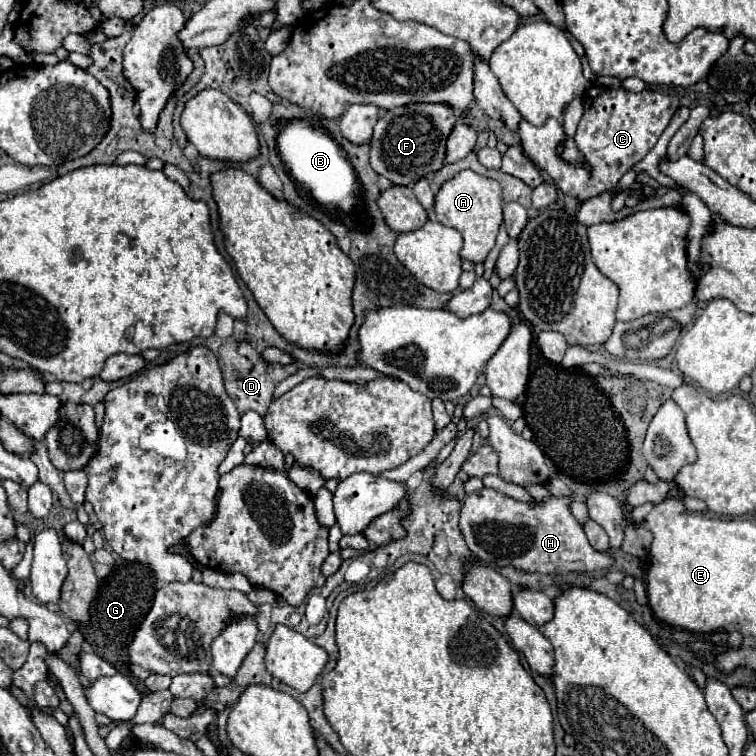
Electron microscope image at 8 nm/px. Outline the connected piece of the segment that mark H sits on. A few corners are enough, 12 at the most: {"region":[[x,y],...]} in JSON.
{"region":[[466,495],[460,529],[484,563],[570,573],[614,565],[568,497]]}

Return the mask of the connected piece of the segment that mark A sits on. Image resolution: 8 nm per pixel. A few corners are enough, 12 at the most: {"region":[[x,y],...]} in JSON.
{"region":[[460,171],[434,197],[434,217],[482,263],[502,223],[502,187]]}

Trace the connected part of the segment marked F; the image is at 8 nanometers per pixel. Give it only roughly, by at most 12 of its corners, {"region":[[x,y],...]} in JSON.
{"region":[[448,105],[386,111],[370,165],[396,185],[444,165]]}

